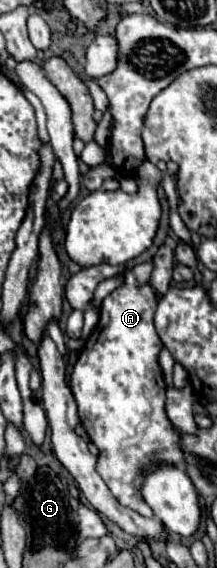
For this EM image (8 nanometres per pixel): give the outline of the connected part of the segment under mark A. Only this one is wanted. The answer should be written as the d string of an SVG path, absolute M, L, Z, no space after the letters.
M152 264L134 266L124 274L124 286L102 300L96 330L86 340L70 374L80 422L98 448L96 472L122 506L146 518L152 518L152 510L140 492L144 470L158 462L180 468L186 464L180 430L166 416L166 384L158 364L162 342L152 322L158 294L148 284L150 272Z

